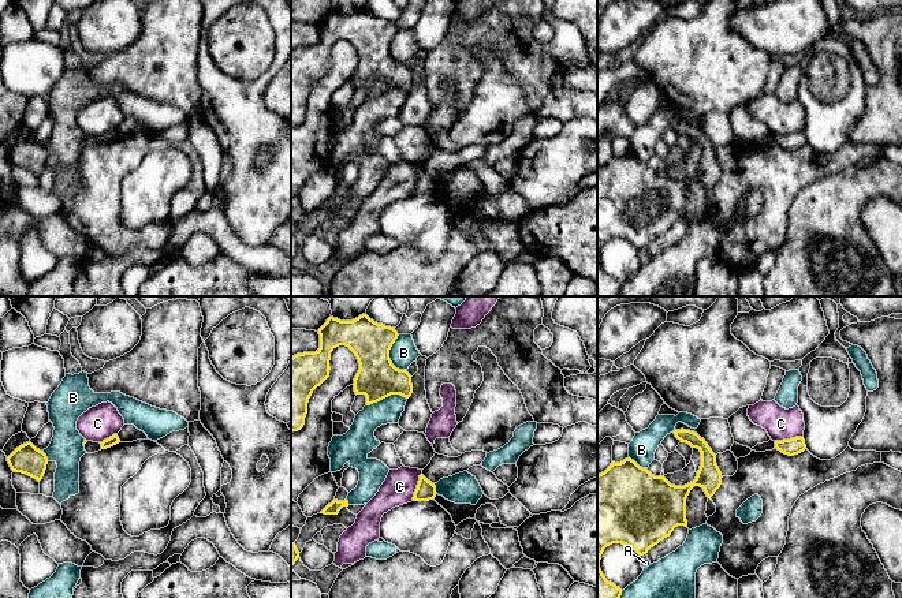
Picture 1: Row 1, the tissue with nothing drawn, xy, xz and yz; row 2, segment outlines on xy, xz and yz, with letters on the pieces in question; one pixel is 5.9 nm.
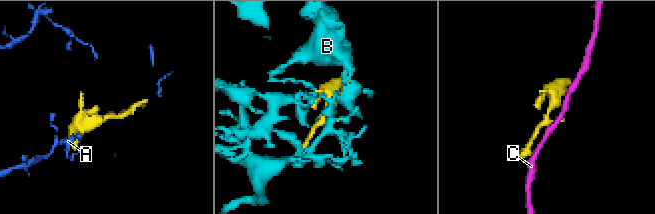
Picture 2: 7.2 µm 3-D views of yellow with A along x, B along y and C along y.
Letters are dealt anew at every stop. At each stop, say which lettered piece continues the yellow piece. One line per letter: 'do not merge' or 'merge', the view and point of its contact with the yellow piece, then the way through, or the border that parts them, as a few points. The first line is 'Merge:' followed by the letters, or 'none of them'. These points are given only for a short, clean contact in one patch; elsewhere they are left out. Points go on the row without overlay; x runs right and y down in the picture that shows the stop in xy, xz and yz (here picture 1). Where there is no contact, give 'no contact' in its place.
Merge: none of them
A: do not merge; contact yz (643, 249); border yz (645, 247), (641, 250)
B: do not merge; contact xz (388, 49)
C: do not merge; contact yz (790, 133); border yz (802, 130), (775, 135)

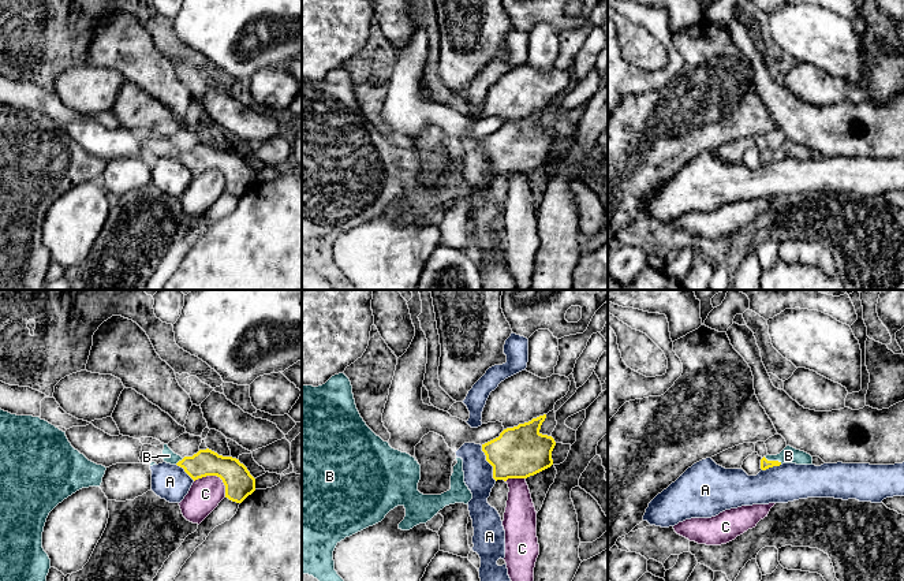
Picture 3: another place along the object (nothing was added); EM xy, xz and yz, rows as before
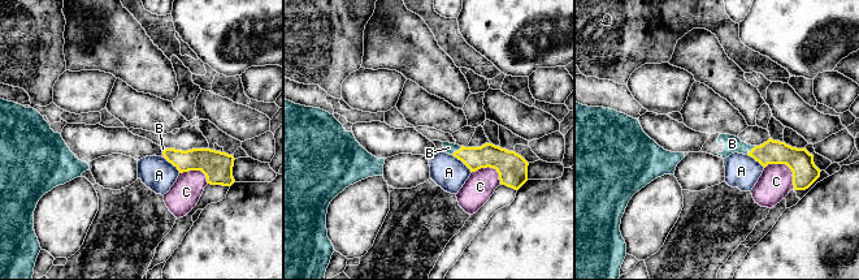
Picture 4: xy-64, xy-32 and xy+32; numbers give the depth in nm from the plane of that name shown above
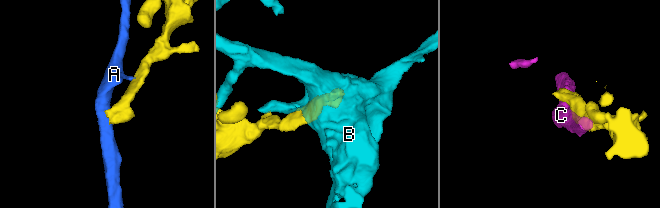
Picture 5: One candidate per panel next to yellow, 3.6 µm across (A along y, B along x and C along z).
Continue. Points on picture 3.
Merge: B
A: do not merge; contact xz (489, 156); border xz (481, 140), (485, 153), (492, 160), (492, 170), (496, 174)
B: merge; contact yz (773, 155); way yz (765, 157), (773, 155), (788, 149)
C: do not merge; contact xy (216, 168); border xy (194, 174), (202, 170), (217, 170), (224, 179), (226, 190)

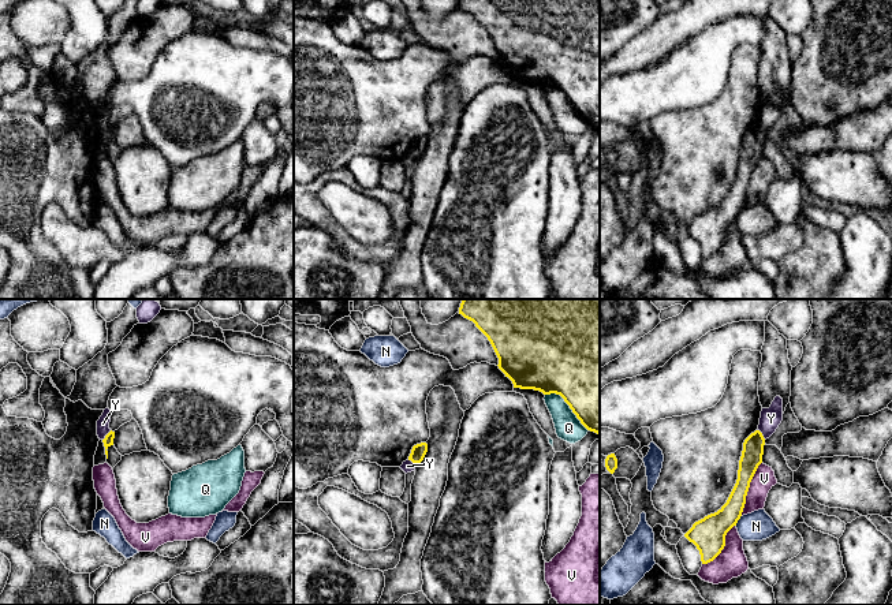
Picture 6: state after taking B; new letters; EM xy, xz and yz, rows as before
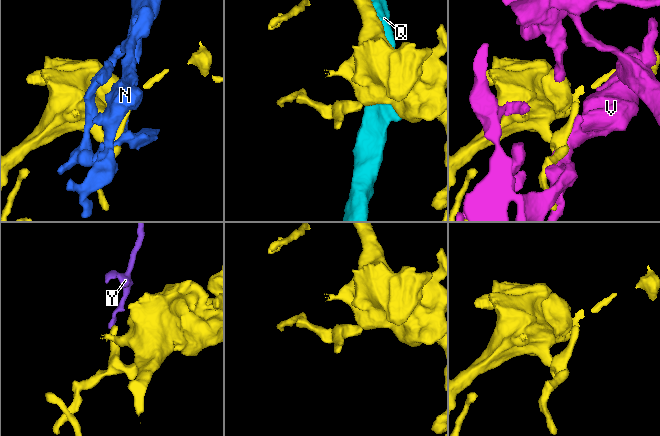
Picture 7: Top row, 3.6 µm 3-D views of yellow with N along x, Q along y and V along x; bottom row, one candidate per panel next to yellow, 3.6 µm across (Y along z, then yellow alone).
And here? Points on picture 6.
Merge: none of them
N: do not merge; contact yz (738, 213)
Q: do not merge; contact xz (568, 99)
V: do not merge; contact yz (747, 183)
Y: do not merge; contact yz (761, 129); border yz (757, 123), (765, 133)

